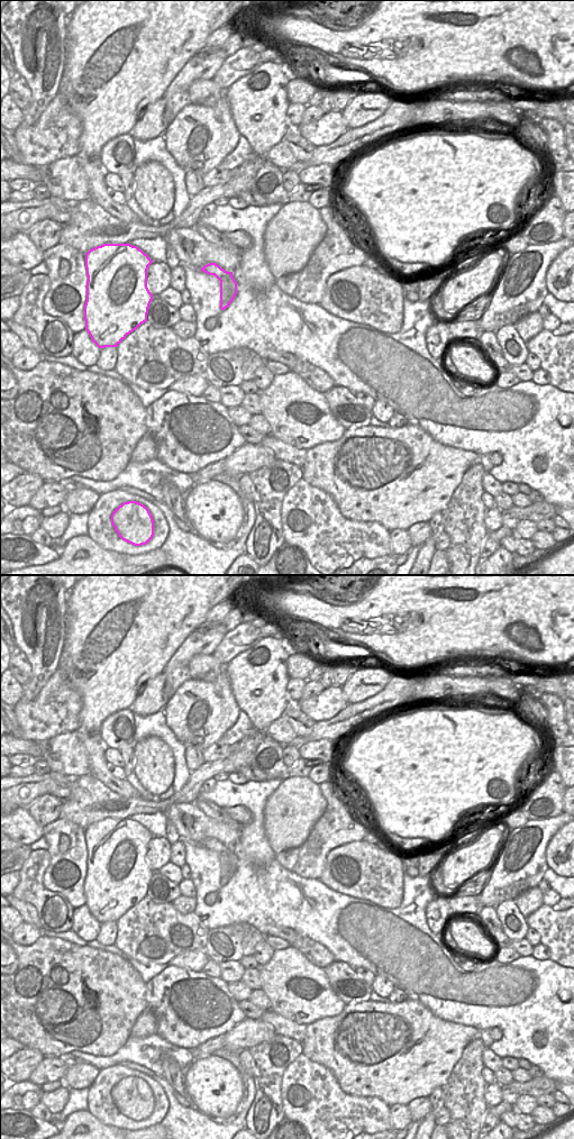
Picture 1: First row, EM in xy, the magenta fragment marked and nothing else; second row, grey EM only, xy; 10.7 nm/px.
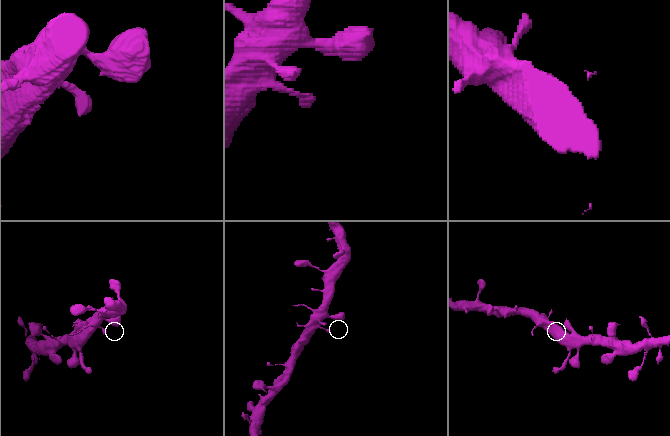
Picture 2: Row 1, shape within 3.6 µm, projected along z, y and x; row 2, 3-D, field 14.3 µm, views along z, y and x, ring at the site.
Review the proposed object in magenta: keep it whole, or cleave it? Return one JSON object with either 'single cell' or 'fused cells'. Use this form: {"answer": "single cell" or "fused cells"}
{"answer": "single cell"}

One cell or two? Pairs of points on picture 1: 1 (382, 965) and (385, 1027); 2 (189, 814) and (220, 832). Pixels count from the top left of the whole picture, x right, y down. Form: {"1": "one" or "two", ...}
{"1": "two", "2": "one"}

